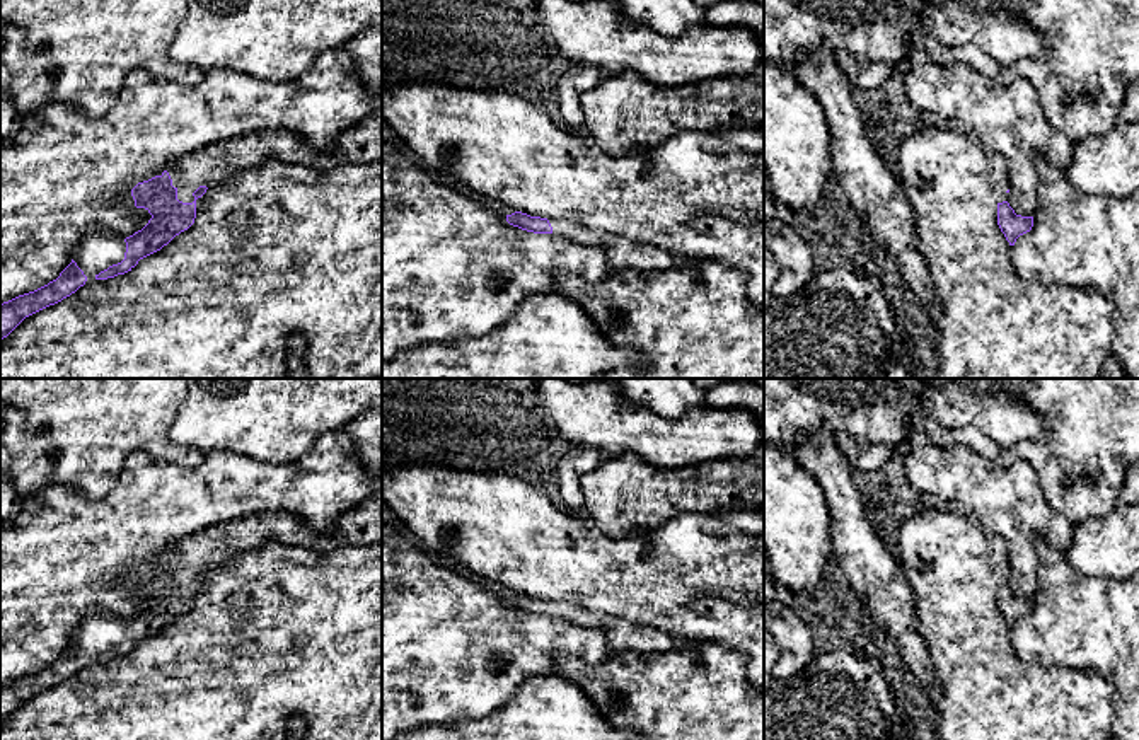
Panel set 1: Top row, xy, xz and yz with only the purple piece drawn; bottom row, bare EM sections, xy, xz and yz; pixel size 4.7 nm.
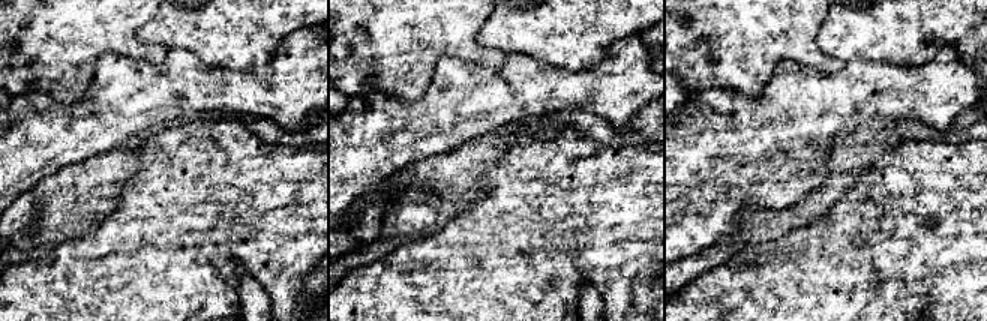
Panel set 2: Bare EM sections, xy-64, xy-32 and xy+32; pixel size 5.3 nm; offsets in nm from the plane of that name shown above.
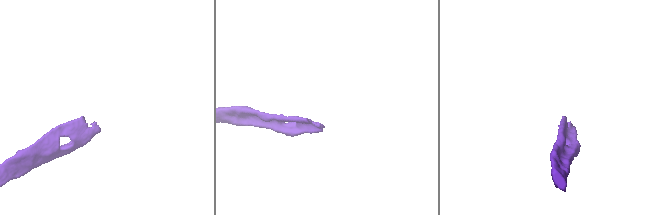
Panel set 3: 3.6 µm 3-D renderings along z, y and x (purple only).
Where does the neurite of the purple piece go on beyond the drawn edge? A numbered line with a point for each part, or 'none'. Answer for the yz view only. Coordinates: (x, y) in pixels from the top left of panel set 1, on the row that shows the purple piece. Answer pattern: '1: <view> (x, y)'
1: yz (998, 178)

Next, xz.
1: xz (621, 253)

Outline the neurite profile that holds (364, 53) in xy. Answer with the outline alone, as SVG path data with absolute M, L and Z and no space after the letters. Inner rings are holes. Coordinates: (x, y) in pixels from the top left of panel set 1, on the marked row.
M382 22L346 41L339 56L368 89L382 94Z

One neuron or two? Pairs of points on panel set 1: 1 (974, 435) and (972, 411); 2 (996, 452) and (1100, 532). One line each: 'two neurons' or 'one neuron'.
1: two neurons
2: two neurons

